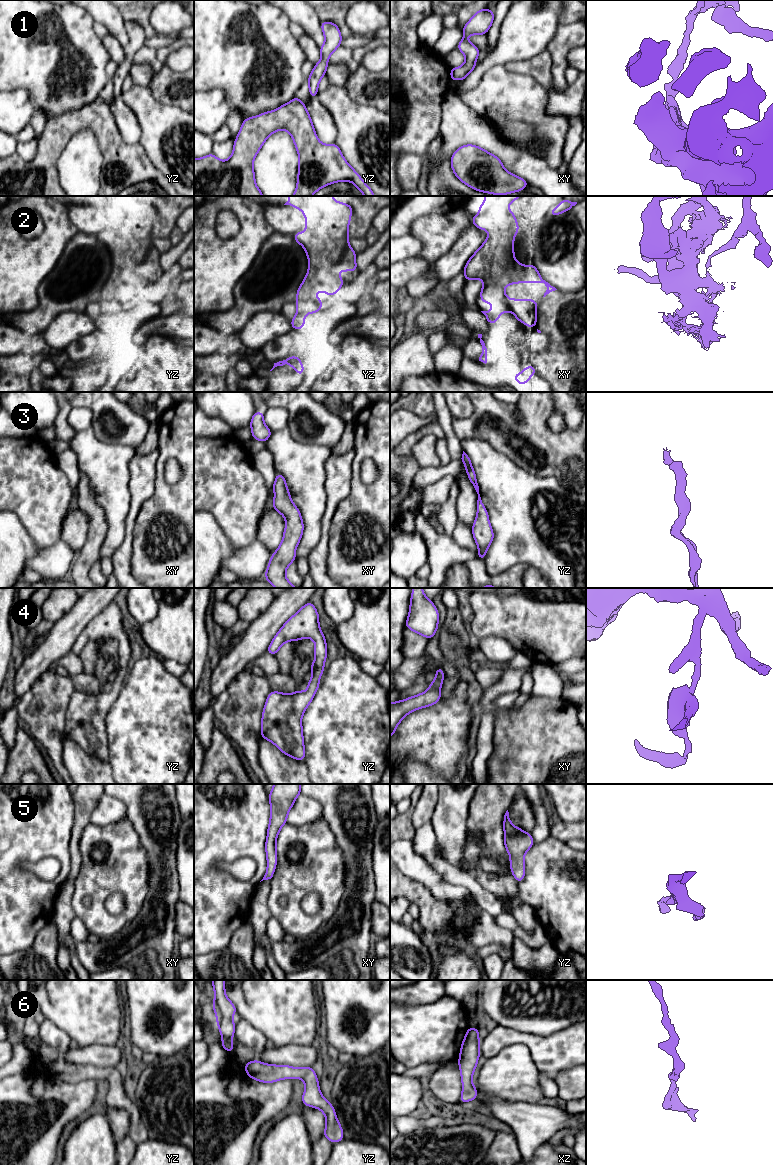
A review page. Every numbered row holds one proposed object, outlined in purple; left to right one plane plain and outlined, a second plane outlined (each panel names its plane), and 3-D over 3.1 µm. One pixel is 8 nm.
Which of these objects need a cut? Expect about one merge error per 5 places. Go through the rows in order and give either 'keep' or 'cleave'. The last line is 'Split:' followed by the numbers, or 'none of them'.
1: keep
2: cleave
3: keep
4: keep
5: keep
6: keep
Split: 2

